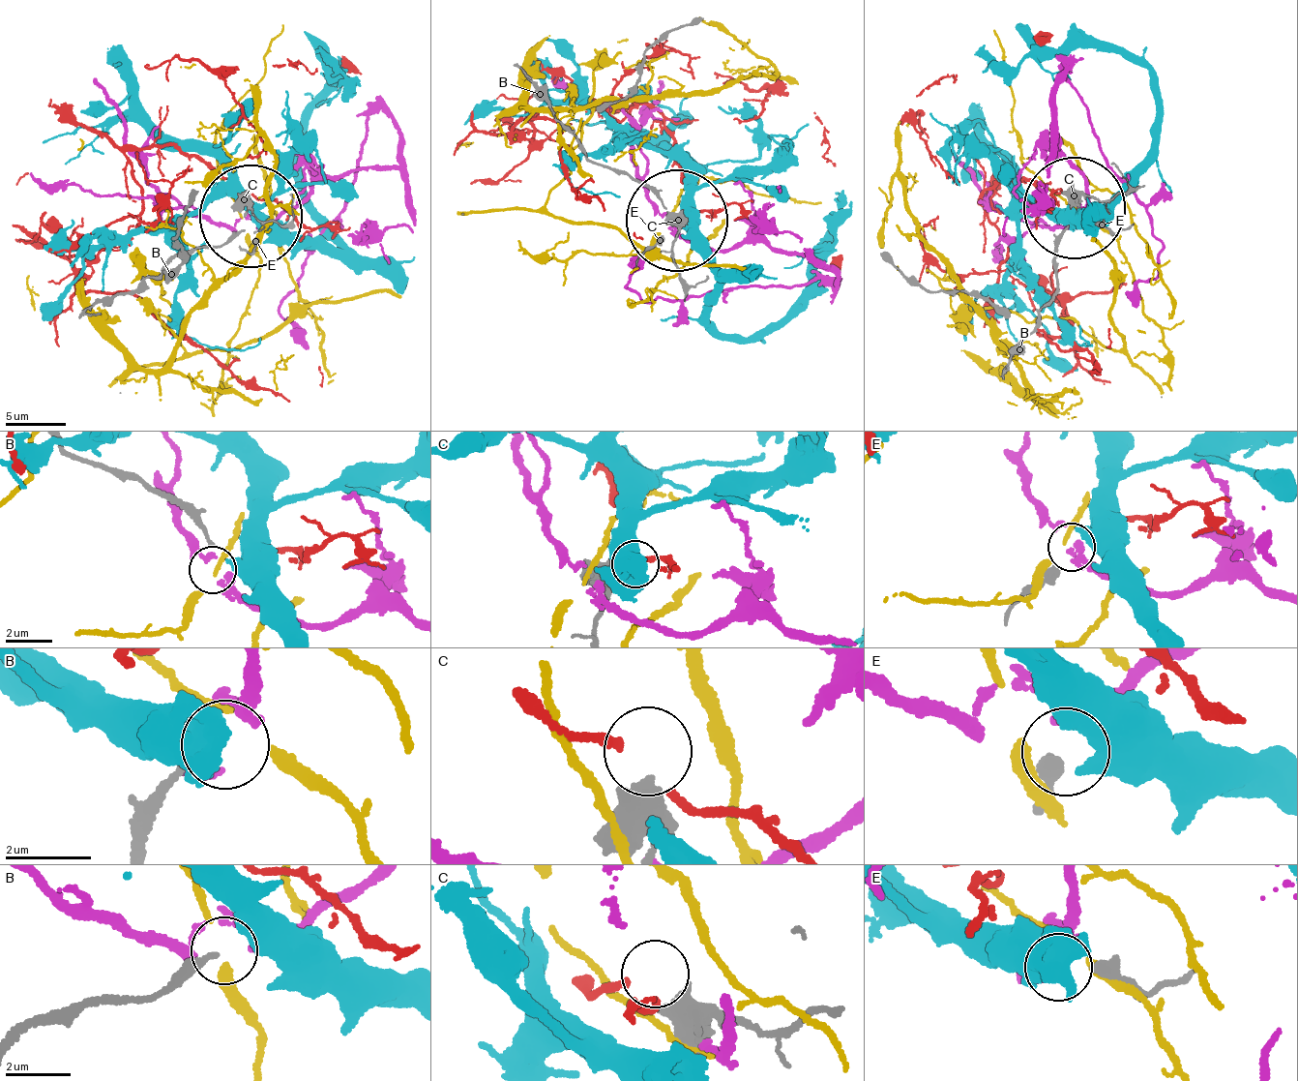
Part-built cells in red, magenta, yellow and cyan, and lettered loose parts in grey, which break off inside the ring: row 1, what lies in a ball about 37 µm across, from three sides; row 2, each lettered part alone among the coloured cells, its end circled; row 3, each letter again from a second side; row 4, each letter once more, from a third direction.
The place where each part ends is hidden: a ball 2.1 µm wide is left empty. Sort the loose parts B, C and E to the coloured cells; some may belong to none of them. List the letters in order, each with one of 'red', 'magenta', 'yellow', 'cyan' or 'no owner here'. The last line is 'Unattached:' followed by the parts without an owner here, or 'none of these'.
B: no owner here
C: red
E: cyan
Unattached: B

